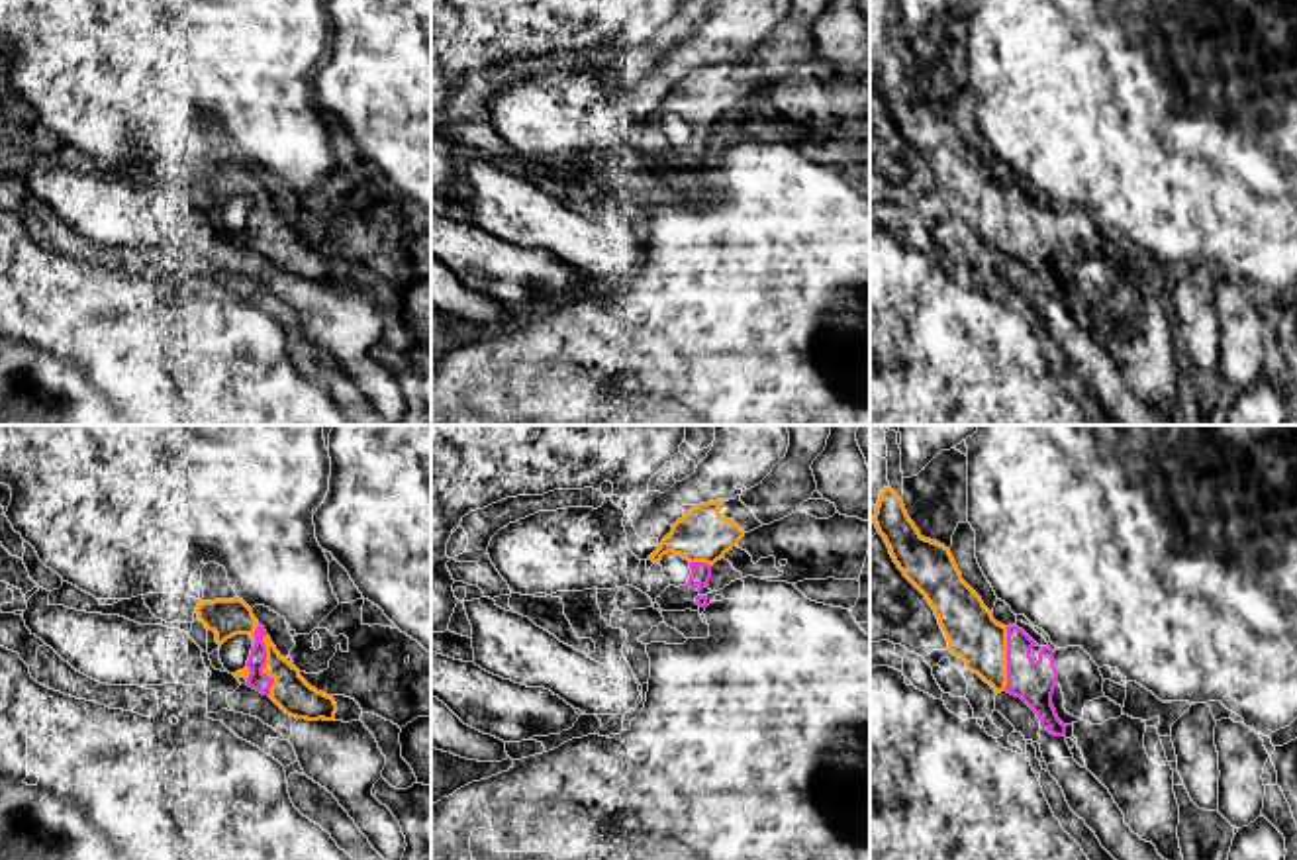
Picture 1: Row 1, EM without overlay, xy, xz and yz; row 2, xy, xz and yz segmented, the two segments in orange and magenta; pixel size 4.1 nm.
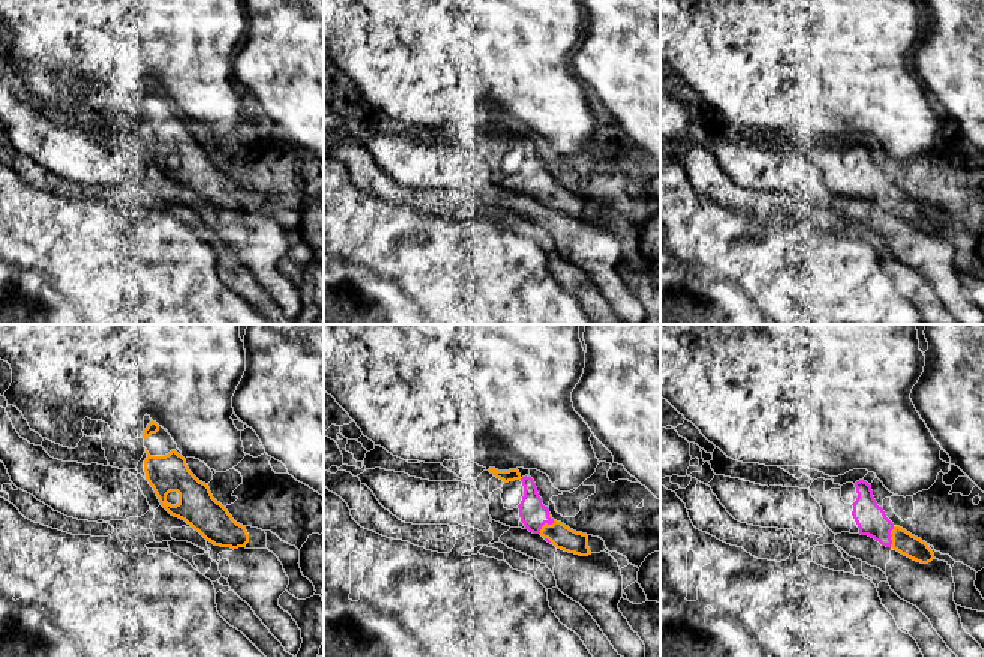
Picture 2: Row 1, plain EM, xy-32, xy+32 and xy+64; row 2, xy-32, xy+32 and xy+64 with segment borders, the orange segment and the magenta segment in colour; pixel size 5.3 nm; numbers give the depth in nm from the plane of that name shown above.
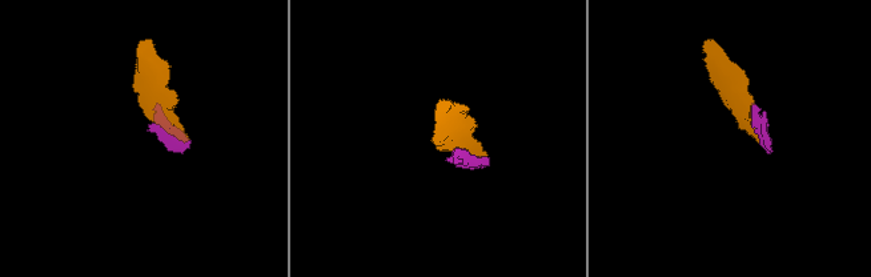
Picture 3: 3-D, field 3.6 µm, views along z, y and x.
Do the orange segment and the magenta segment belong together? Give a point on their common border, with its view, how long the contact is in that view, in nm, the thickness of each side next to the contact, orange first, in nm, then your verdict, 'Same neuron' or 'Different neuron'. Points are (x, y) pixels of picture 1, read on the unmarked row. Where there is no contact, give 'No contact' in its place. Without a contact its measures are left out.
Touches orange at xy (265, 228). Shared border 260 nm. Thickness 160 nm (orange) against 80 nm. Same neuron

